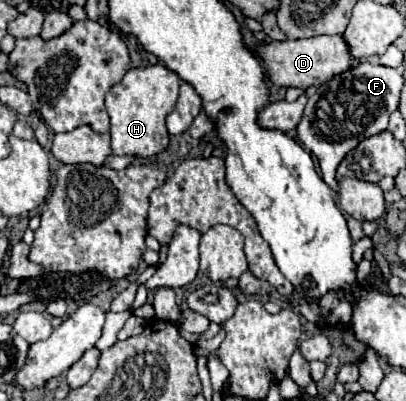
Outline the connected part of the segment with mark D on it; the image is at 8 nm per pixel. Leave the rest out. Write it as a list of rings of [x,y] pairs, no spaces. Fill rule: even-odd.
[[[312,36],[304,40],[284,40],[284,42],[272,40],[270,44],[260,44],[254,54],[264,64],[270,80],[276,86],[284,86],[284,88],[294,86],[302,90],[310,86],[320,86],[326,80],[330,80],[330,76],[344,72],[354,64],[354,58],[350,56],[350,48],[346,48],[342,36]]]

